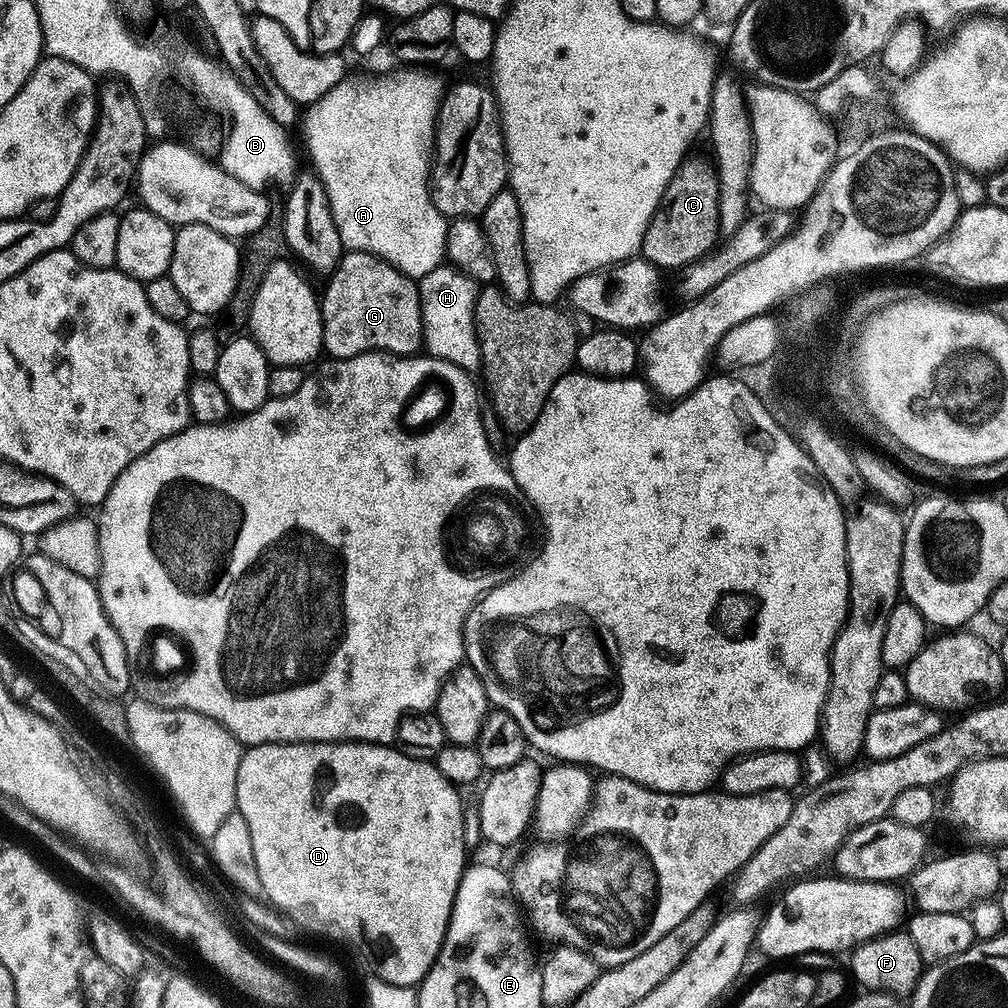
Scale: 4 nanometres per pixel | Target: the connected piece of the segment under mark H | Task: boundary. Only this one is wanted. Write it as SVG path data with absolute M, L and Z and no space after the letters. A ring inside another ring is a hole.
M455 268L453 272L437 272L434 269L430 270L430 274L419 277L418 287L420 290L420 313L424 319L424 335L427 343L429 345L432 343L437 348L435 351L439 353L445 363L457 364L470 374L479 373L482 368L480 362L480 337L476 335L476 322L474 319L478 303L478 297L476 297L477 281L472 280L459 268Z

